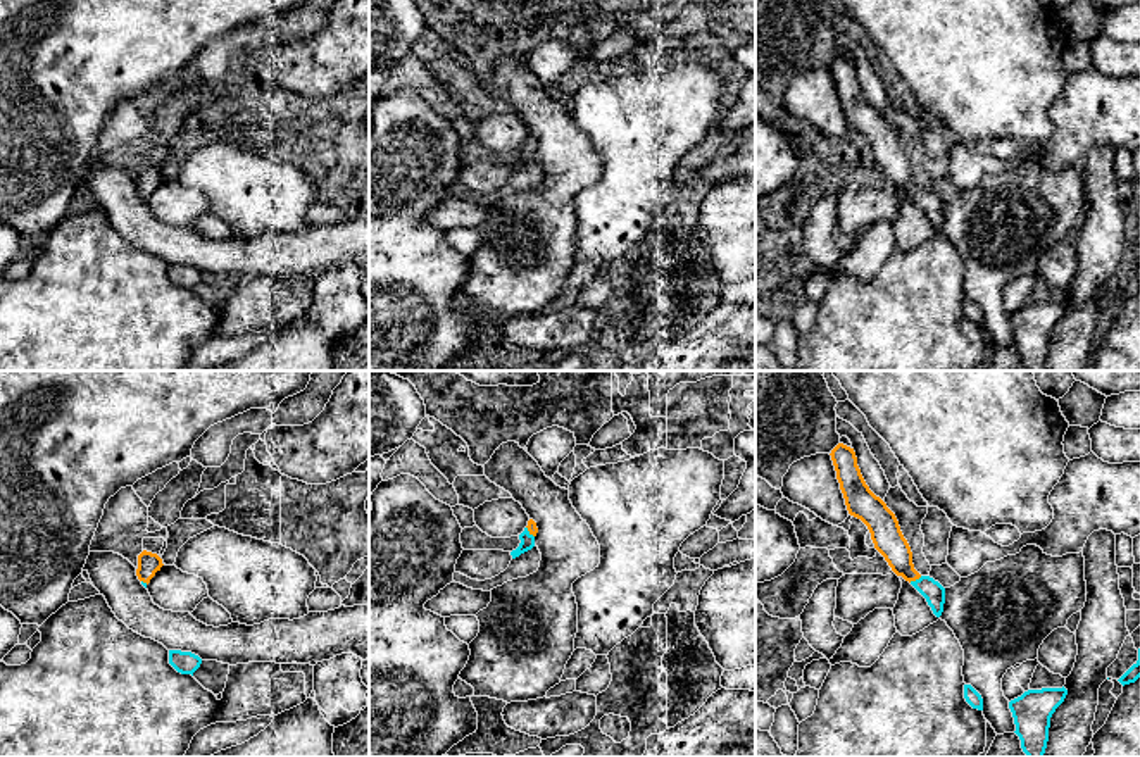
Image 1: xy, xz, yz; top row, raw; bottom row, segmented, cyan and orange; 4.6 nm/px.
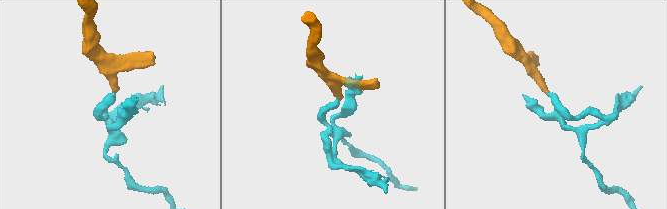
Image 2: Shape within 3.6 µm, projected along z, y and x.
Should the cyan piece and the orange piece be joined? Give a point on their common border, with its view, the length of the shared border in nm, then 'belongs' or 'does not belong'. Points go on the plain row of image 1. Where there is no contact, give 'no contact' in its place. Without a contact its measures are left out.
yz (916, 193) | 70 nm | belongs

